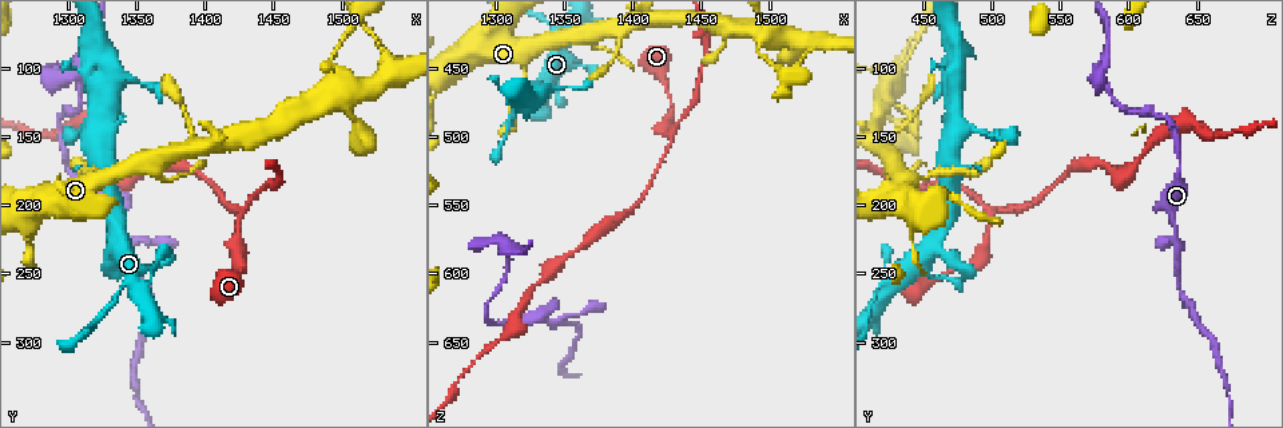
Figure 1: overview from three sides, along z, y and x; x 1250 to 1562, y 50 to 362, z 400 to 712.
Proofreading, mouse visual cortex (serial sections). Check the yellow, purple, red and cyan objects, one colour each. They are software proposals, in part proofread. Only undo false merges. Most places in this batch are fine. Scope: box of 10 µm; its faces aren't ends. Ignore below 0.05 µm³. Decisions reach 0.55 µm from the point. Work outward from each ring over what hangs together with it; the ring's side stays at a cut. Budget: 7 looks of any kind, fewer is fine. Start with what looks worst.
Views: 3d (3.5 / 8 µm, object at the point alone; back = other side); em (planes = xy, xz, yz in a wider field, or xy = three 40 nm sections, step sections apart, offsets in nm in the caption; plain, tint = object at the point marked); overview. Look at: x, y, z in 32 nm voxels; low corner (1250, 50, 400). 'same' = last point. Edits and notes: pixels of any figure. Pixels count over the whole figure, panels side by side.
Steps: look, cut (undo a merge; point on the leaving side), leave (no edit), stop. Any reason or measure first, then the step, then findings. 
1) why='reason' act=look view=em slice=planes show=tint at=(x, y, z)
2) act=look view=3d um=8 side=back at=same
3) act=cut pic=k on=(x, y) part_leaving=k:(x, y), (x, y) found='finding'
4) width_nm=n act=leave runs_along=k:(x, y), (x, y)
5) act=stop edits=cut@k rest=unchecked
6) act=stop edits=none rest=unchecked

why='three-way junction' act=look view=3d um=3.5 at=(1426, 208, 500)

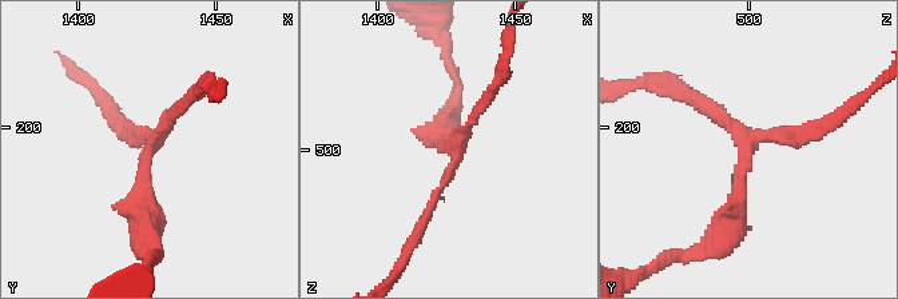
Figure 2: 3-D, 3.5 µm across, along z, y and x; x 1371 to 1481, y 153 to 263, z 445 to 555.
act=look view=em slice=xy step=2 show=plain at=(1428, 206, 501)

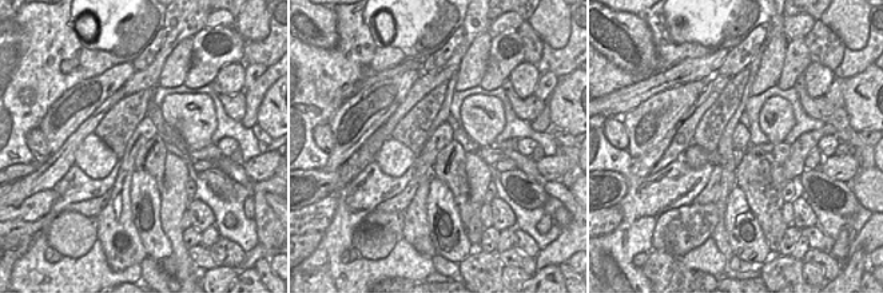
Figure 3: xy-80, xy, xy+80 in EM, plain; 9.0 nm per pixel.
act=look view=em slice=xy step=2 show=tint at=same

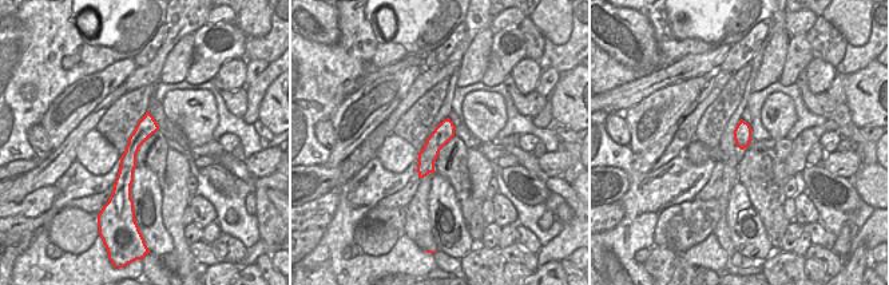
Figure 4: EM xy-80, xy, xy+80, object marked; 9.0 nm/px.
arm_widths_nm=150,150,300 act=leave runs_along=4:(147, 117), (120, 194) found='continuous, no second cell'

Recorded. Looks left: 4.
why='sudden change in width' act=look view=3d um=8 side=back at=(1342, 228, 636)

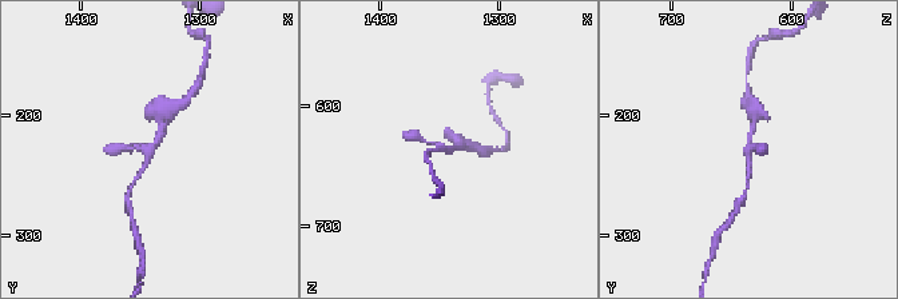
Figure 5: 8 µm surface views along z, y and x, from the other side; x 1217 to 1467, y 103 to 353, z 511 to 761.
why='now the EM' act=look view=em slice=planes show=tint at=same

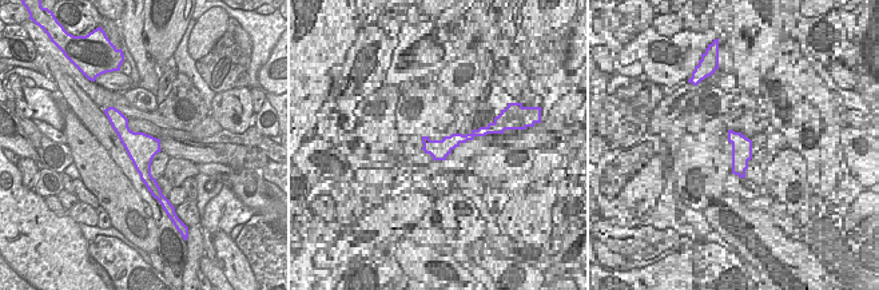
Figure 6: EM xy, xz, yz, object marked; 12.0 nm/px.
act=leave runs_along=5:(162, 112), (158, 142), (132, 183) found='one cell here'

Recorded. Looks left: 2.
why='sharp bend' act=look view=em slice=xy step=2 show=tint at=(1498, 108, 428)

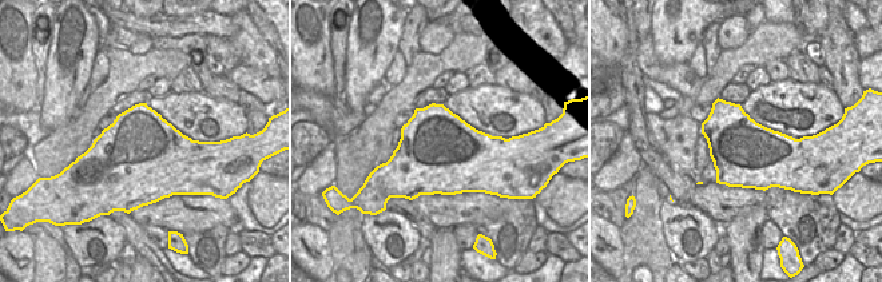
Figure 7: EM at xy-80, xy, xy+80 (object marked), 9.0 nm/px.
act=look view=3d um=3.5 at=same

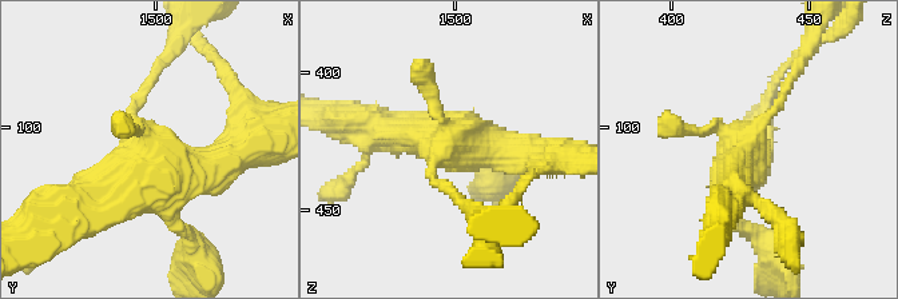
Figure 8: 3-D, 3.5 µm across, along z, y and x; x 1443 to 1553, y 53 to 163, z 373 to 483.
width_nm=750 act=leave runs_along=8:(72, 206), (237, 152) found='continuous, no second cell'

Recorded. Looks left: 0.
act=stop edits=none rest=unchecked

